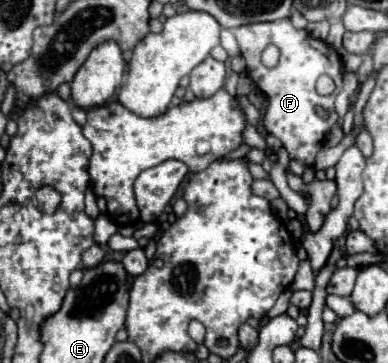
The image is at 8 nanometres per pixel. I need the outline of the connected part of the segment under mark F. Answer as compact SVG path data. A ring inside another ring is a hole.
M288 18L276 22L244 24L242 28L236 28L234 34L240 46L240 54L246 60L248 74L268 102L262 120L266 132L274 134L282 142L292 160L298 160L304 166L314 166L316 154L320 152L326 134L338 120L334 98L342 90L342 64L336 50L326 42L312 38L306 30L296 30ZM264 44L274 44L280 48L280 60L274 68L266 68L260 62ZM322 74L332 76L332 80L336 82L336 90L330 96L320 96L314 88L316 80Z

